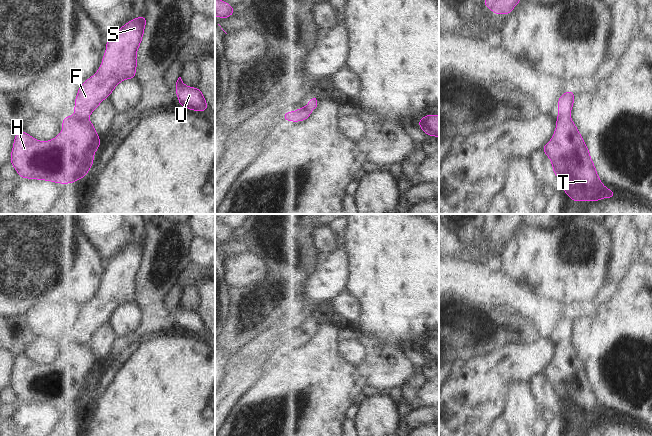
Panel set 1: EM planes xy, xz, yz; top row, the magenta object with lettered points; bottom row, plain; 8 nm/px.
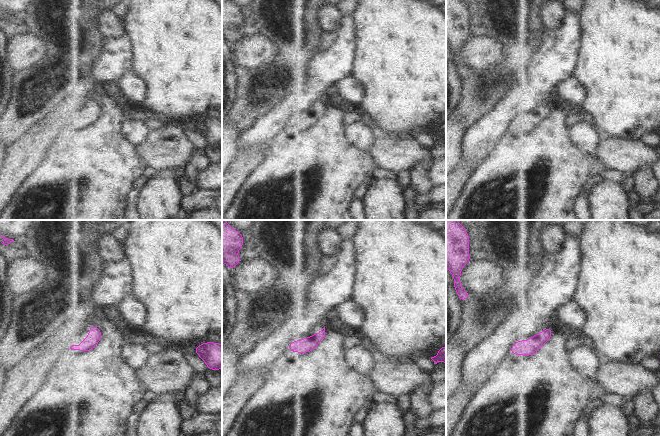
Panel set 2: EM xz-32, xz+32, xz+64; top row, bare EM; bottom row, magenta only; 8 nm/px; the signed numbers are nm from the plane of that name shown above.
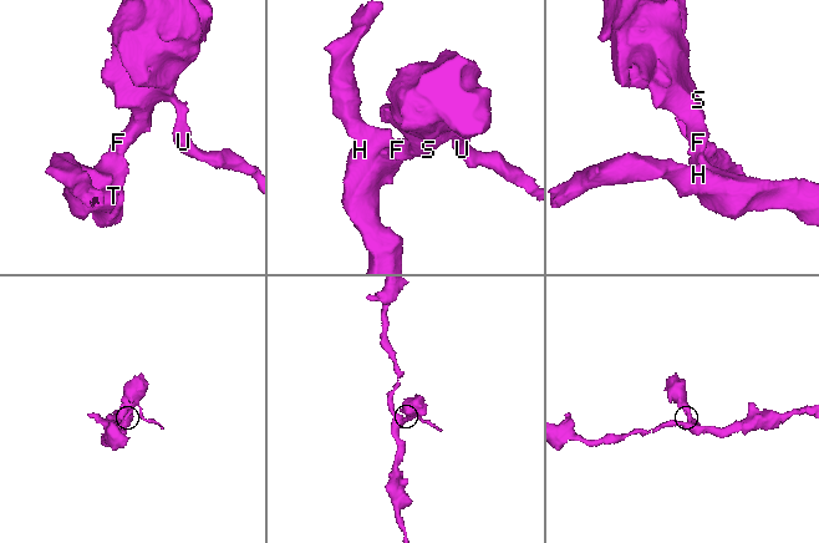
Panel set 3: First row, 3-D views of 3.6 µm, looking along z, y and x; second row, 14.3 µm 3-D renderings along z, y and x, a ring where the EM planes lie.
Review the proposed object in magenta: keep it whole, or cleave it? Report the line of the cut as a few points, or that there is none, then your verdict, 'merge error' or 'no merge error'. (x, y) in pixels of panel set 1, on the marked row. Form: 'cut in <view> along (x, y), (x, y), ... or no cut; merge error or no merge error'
no cut; no merge error

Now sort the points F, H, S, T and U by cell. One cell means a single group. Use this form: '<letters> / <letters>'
F H S T U

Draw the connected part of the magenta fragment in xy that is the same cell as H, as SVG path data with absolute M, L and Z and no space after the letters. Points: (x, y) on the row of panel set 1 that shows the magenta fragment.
M148 16L133 18L106 40L102 64L93 76L82 82L74 102L75 114L62 117L63 131L55 138L39 141L23 130L16 132L9 163L13 165L20 178L51 181L57 184L73 184L79 179L86 178L94 164L94 153L102 144L88 116L103 100L110 97L120 82L136 79L136 55L142 43L147 20Z

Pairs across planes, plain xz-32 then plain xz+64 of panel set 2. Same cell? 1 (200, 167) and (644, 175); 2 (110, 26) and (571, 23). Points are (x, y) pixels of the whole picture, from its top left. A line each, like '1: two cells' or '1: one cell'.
1: one cell
2: two cells

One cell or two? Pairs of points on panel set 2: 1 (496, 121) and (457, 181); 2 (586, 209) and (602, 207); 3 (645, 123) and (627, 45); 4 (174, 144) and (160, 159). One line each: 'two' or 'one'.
1: two
2: two
3: one
4: one

